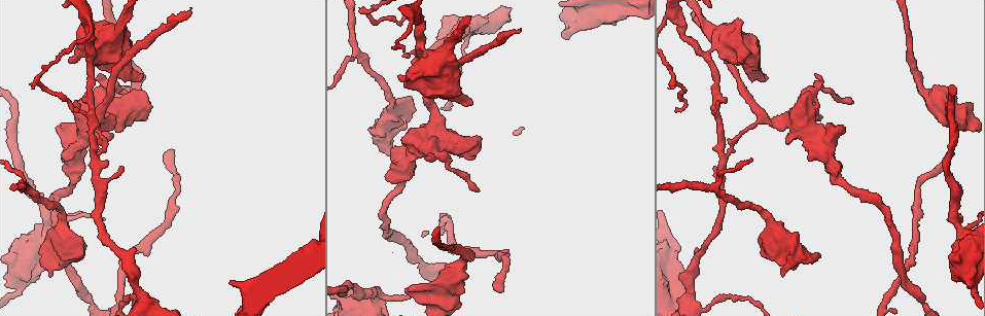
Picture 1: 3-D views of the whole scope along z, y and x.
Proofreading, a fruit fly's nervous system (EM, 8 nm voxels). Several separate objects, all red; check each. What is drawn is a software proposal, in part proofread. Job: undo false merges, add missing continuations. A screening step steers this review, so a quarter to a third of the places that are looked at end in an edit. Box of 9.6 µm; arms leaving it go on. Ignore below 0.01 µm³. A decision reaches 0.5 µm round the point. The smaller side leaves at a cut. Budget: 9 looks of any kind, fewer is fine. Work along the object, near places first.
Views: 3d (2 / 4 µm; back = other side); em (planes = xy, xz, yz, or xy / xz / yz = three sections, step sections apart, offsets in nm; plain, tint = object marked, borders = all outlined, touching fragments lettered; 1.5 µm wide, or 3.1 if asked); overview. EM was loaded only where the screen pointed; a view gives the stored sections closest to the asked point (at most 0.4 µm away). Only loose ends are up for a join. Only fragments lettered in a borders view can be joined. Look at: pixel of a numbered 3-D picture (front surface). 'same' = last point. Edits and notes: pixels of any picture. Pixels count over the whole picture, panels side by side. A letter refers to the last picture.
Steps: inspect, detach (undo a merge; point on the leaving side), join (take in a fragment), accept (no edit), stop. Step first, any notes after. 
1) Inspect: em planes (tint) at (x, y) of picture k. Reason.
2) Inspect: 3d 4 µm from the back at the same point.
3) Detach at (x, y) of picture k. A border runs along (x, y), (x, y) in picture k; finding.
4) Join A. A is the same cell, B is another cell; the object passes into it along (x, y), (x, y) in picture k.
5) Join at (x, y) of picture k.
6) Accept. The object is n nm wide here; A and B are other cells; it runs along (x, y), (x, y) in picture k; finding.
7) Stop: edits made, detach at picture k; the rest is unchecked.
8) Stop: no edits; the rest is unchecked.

Inspect: 3d 4 µm at (518, 31) of picture 1. End of a long branch.

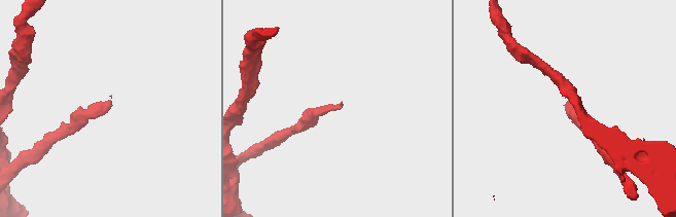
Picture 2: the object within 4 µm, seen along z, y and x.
Inspect: em yz step 8 (borders) at (566, 103) of picture 2.

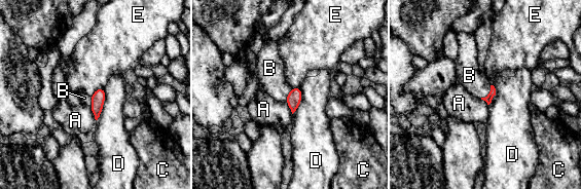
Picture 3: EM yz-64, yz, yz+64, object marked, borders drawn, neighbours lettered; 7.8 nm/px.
Inspect: em planes (borders) at the same point.

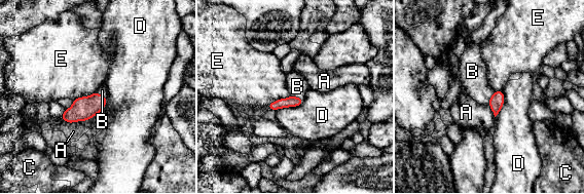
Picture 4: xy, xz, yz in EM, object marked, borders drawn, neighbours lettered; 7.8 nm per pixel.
Join B. B is the same cell, A, C, D and E are other cells; it goes on there.

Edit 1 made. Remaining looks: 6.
Inspect: overview. Redraw.

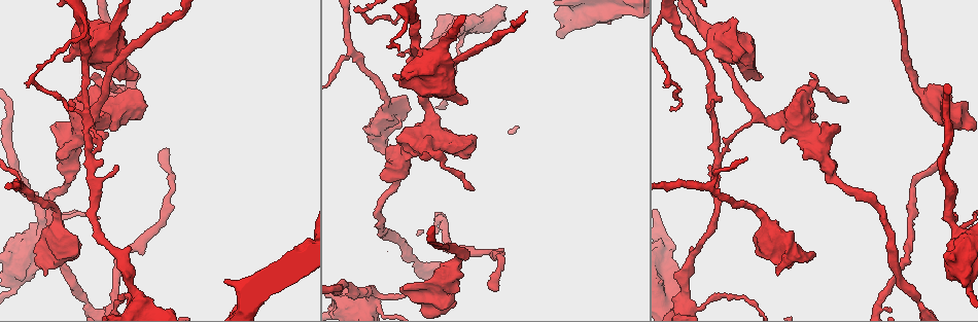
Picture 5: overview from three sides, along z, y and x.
Inspect: 3d 2 µm at (495, 291) of picture 5. Free end.

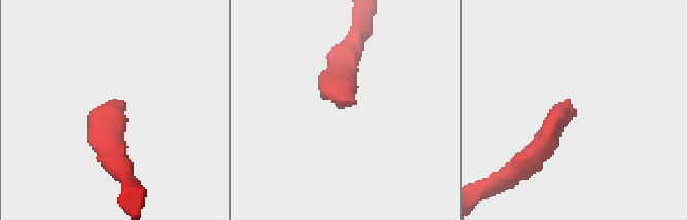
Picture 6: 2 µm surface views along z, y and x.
Inspect: em planes (borders) at (347, 103) of picture 6. Need the tissue.

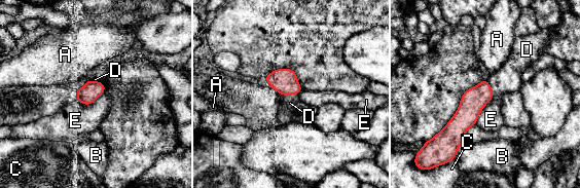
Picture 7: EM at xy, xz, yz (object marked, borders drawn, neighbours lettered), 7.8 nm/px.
Join D. The object is 150 nm wide here; D is the same cell, A, B, C and E are other cells; it goes on there.

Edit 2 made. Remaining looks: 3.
Inspect: em yz step 8 (tint) at (99, 218) of picture 5. Thin end.

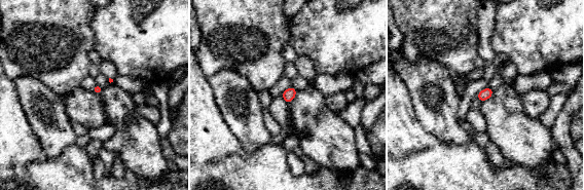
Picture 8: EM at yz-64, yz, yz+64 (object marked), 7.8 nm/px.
Inspect: em planes (borders) at the same point. Cut it another way.

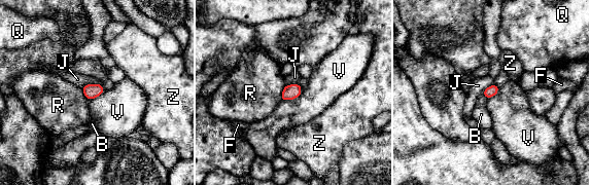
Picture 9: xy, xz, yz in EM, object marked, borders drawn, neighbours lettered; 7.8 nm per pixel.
Accept. B, F, J, Q, R, V and Z are other cells; no lettered fragment goes on from it.

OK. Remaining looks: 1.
Stop: edits made, join at picture 4, join at picture 7; the rest is unchecked.

